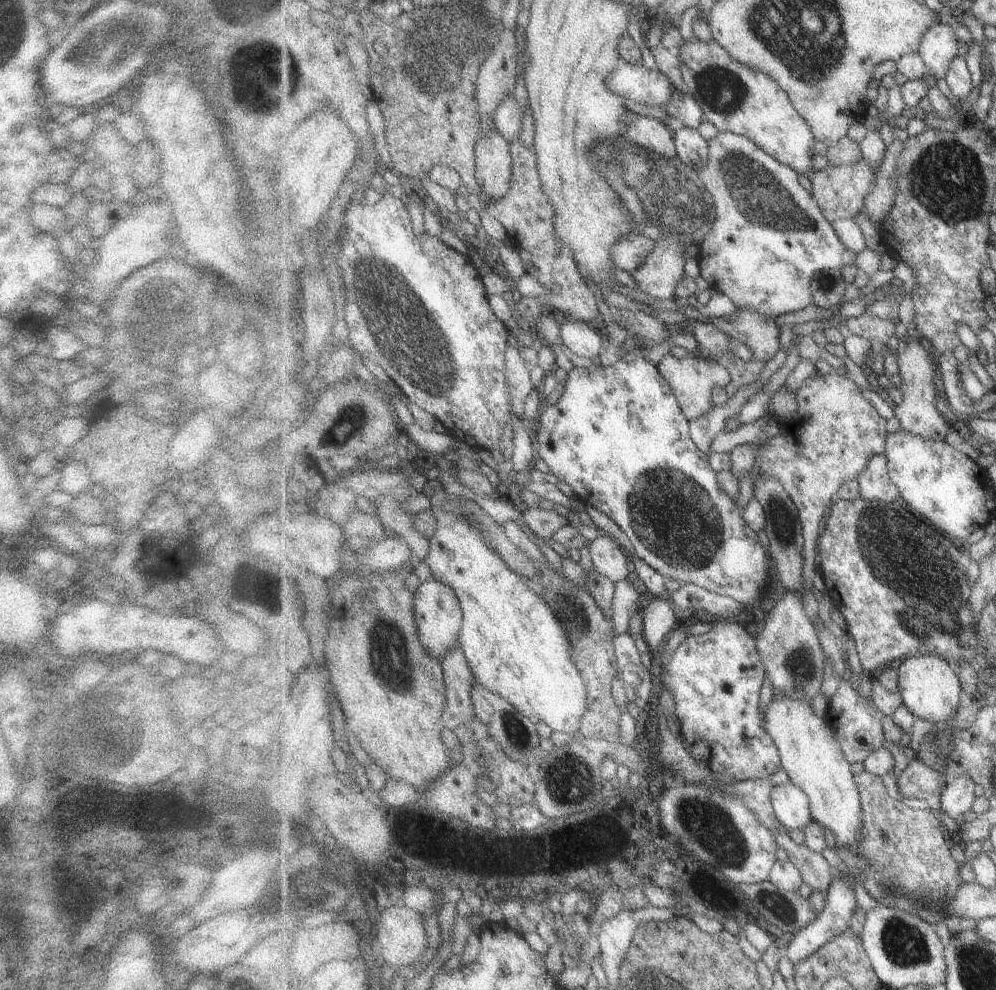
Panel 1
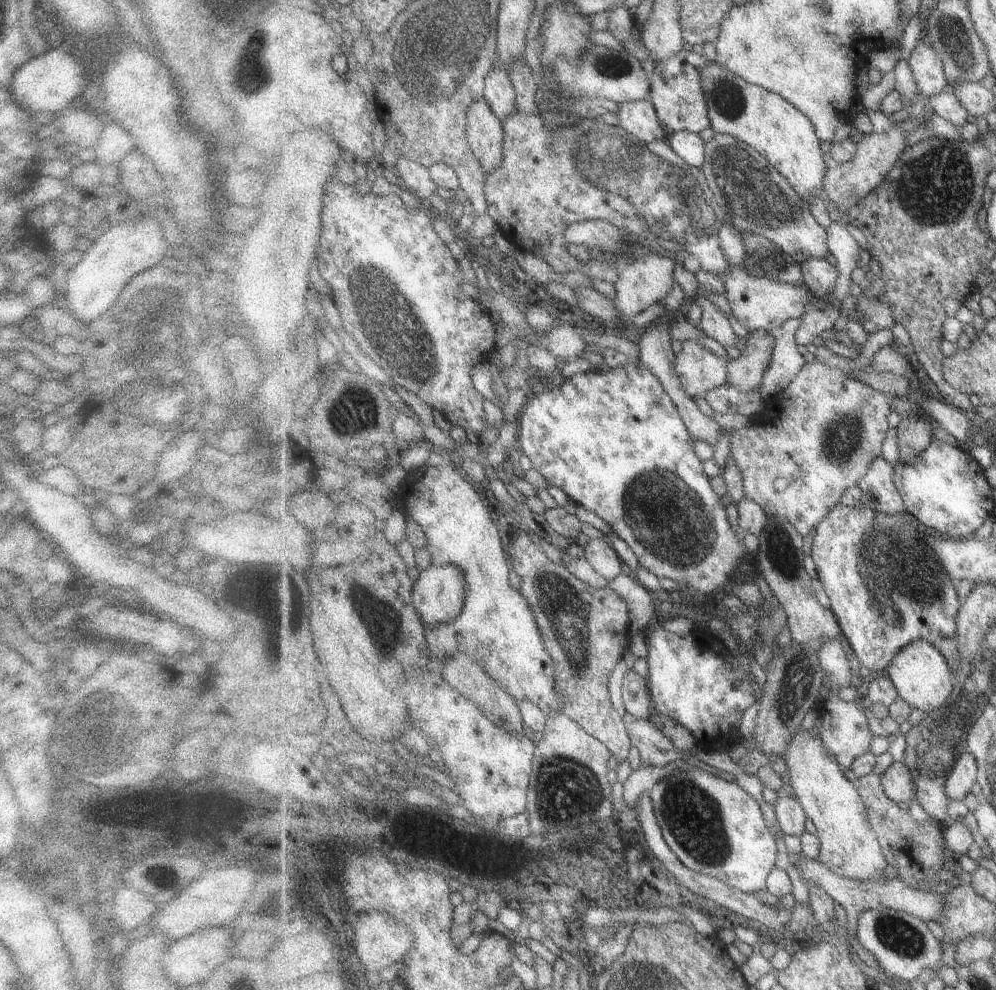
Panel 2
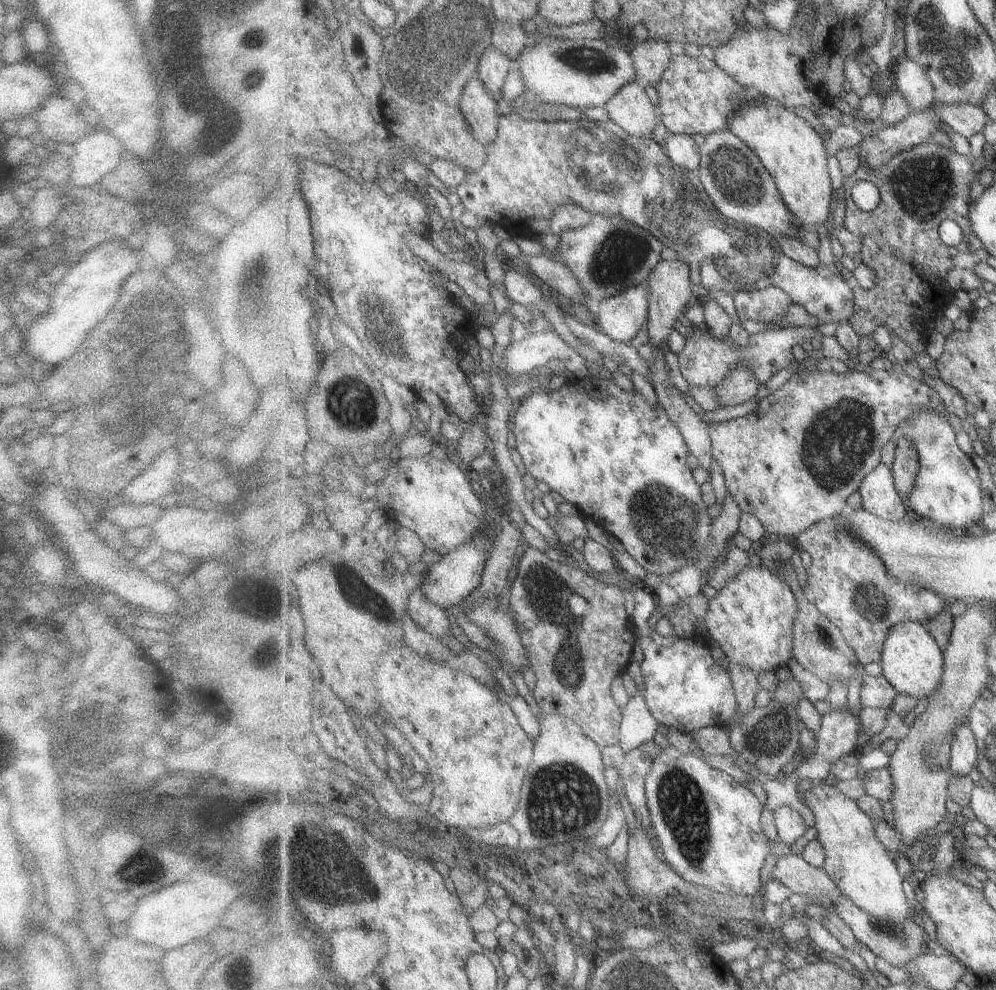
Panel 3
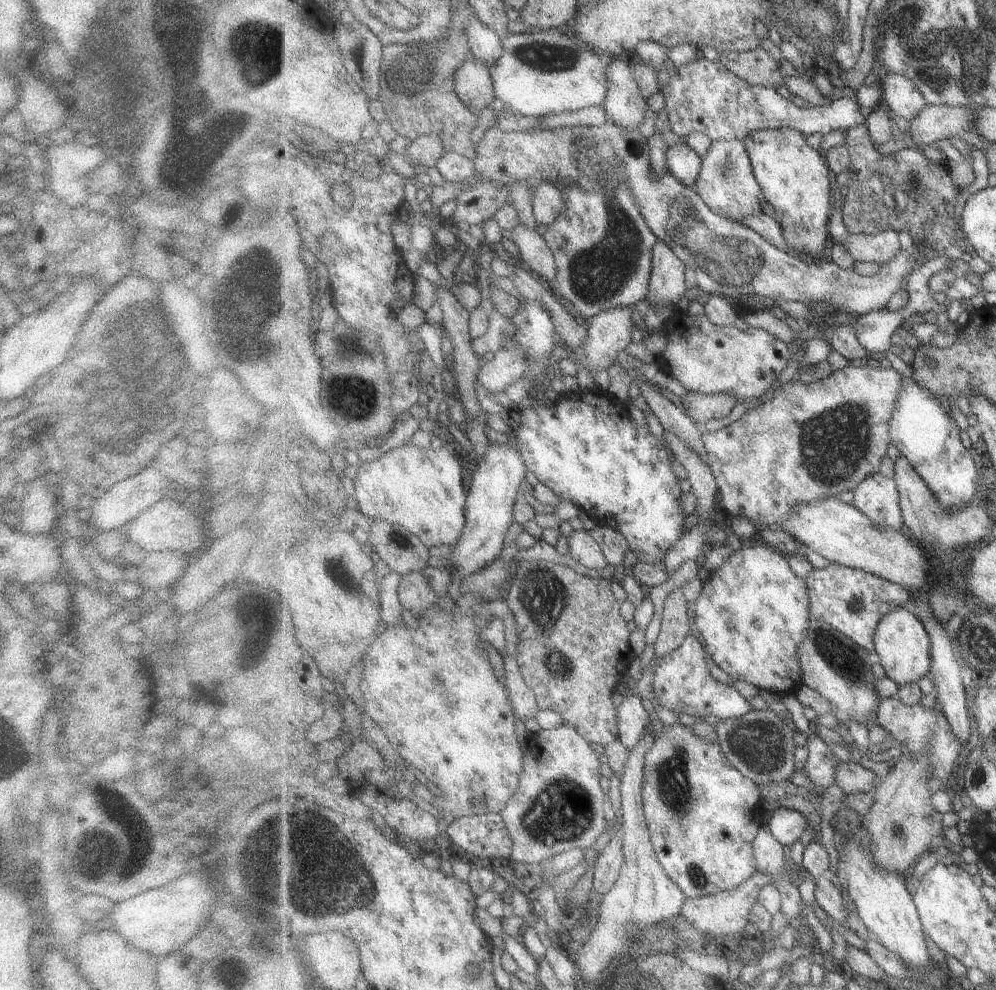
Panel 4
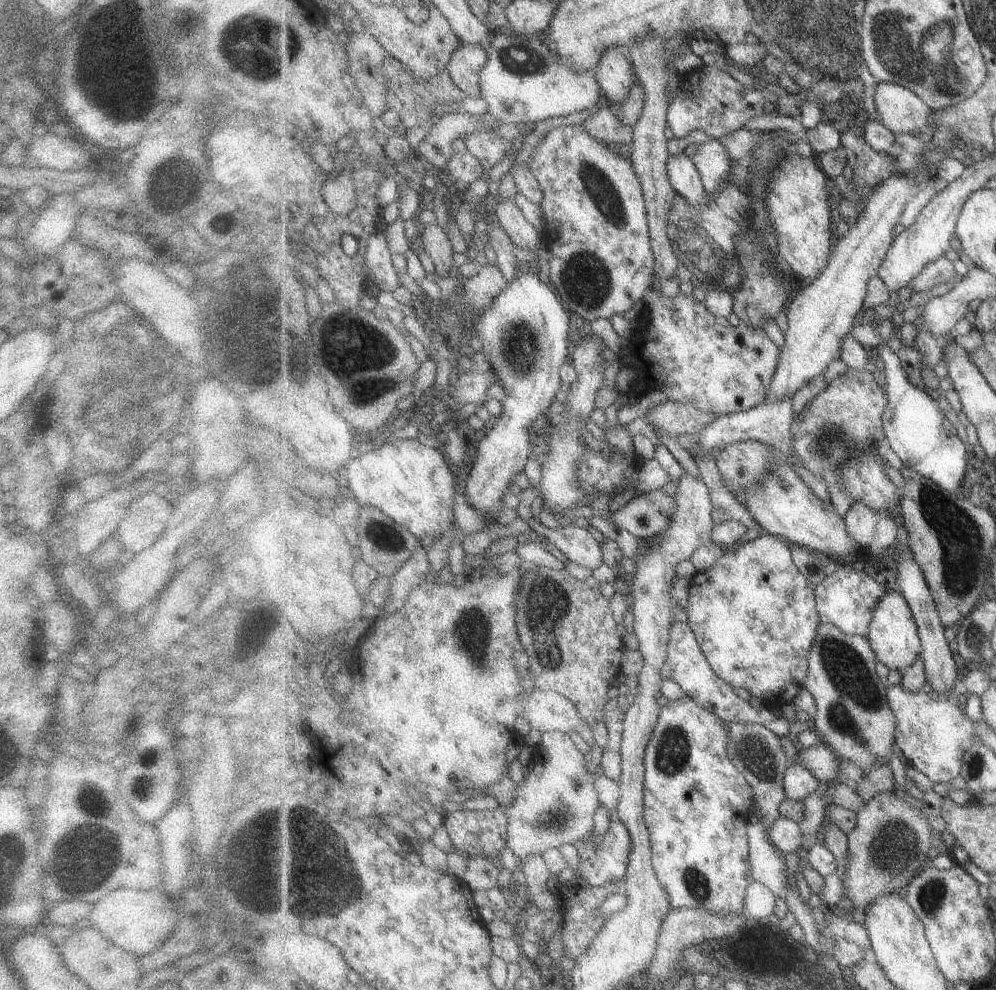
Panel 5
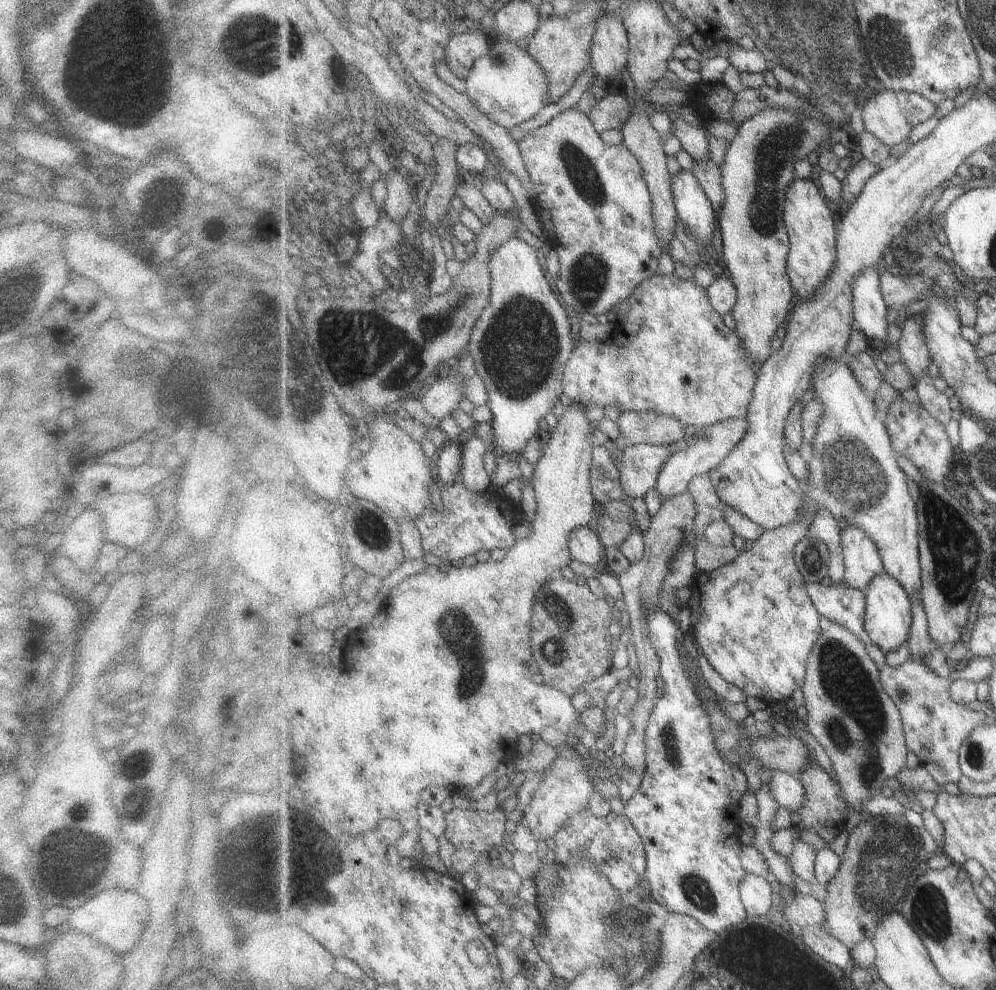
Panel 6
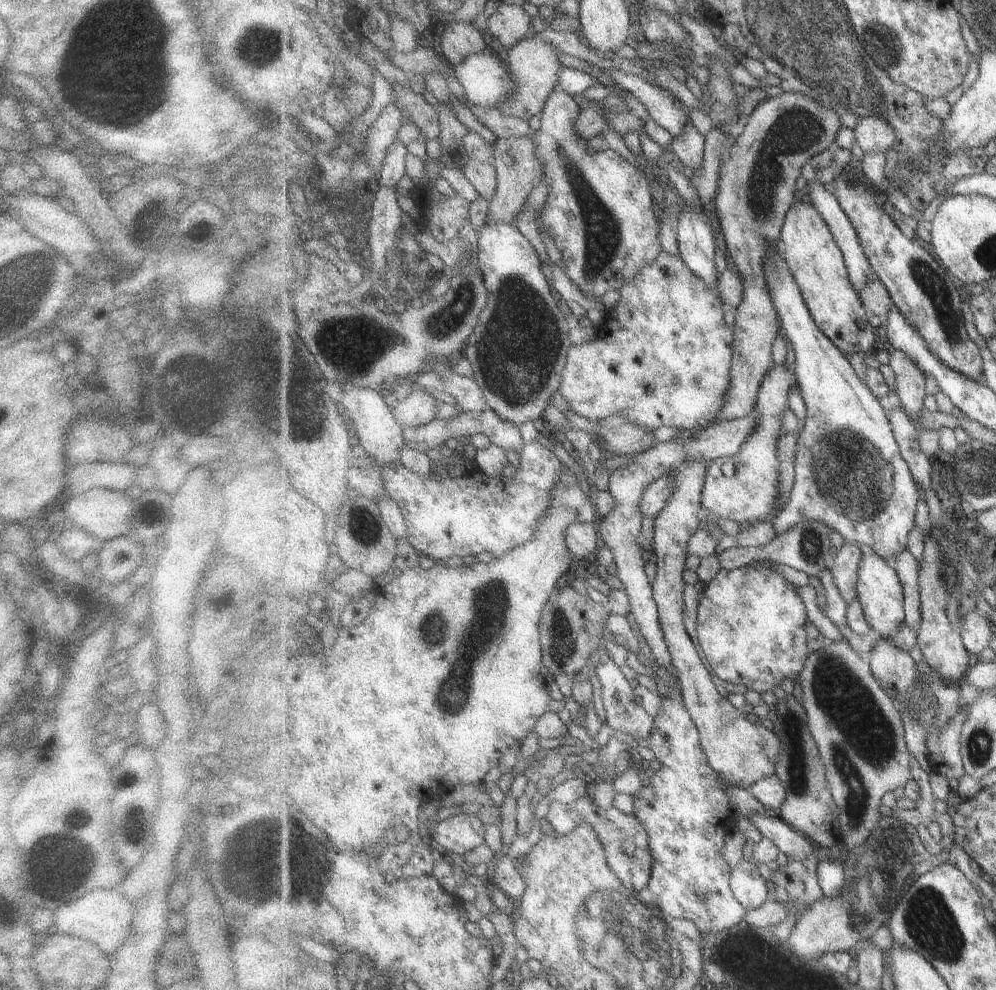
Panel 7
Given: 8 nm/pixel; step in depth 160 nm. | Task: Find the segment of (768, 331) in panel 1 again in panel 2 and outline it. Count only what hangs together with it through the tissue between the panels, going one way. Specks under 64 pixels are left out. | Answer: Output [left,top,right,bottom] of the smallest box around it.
[727,329,776,394]

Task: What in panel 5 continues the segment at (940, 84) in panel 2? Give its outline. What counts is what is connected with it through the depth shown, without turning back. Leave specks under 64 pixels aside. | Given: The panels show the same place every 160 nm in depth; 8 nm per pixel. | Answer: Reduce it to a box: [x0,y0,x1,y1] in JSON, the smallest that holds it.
[873,83,931,136]

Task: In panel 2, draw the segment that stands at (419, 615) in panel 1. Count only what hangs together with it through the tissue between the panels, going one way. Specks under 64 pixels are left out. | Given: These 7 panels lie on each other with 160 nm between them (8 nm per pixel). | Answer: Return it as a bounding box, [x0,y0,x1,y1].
[412,565,467,626]

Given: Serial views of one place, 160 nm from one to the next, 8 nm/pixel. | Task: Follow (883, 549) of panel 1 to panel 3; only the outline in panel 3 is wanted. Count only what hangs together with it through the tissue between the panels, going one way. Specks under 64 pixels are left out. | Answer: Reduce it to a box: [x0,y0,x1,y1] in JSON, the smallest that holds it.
[792,518,949,665]

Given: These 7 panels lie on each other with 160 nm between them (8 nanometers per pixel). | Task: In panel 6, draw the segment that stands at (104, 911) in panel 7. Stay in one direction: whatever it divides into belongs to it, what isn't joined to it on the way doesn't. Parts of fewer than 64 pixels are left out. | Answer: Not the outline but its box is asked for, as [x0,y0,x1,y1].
[69,888,147,954]

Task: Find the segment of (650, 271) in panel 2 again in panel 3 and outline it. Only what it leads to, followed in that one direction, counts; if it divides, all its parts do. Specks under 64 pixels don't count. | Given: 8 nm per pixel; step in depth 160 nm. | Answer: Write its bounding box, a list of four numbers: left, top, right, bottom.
[597,286,649,343]

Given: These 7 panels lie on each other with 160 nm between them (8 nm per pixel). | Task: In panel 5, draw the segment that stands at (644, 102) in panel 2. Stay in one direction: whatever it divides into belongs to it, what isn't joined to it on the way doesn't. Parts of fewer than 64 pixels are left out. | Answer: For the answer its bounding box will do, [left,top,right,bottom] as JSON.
[593,47,636,103]

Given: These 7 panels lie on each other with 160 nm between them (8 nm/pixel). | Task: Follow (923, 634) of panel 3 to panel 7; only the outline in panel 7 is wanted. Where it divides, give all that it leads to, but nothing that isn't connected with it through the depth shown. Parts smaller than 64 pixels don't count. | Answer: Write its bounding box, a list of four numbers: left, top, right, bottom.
[857,550,906,639]

